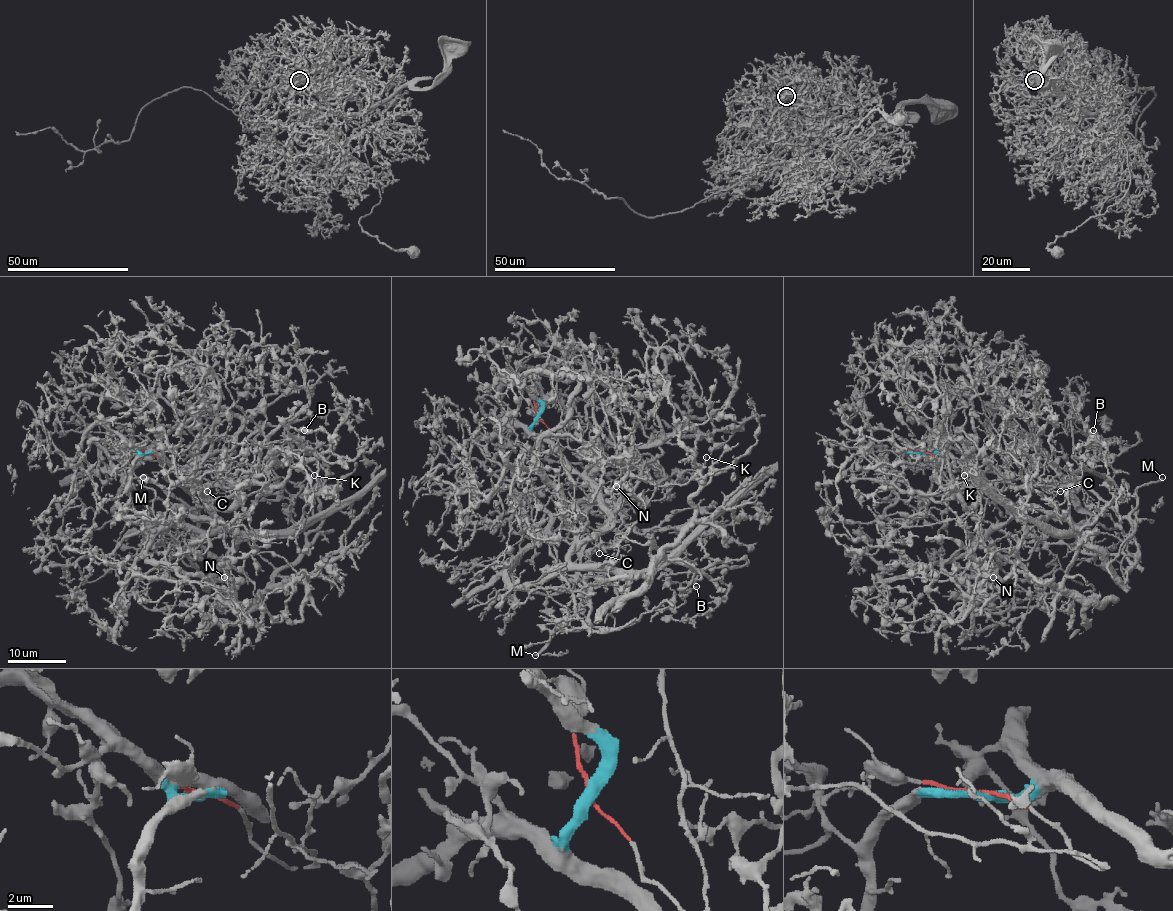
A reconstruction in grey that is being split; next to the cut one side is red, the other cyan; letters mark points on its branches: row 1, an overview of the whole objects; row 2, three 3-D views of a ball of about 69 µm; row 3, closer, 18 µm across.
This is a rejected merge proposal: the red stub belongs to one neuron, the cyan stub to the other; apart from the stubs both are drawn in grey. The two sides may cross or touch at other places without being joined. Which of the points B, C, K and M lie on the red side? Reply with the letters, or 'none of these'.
C, K, M

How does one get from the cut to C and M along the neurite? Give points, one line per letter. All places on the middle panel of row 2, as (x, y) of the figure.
C: (537, 415), (562, 446), (626, 458), (639, 471), (639, 482), (618, 503), (615, 516), (600, 533), (599, 554)
M: (537, 415), (562, 446), (626, 458), (639, 482), (588, 541), (577, 581), (588, 619), (556, 630), (534, 654)

